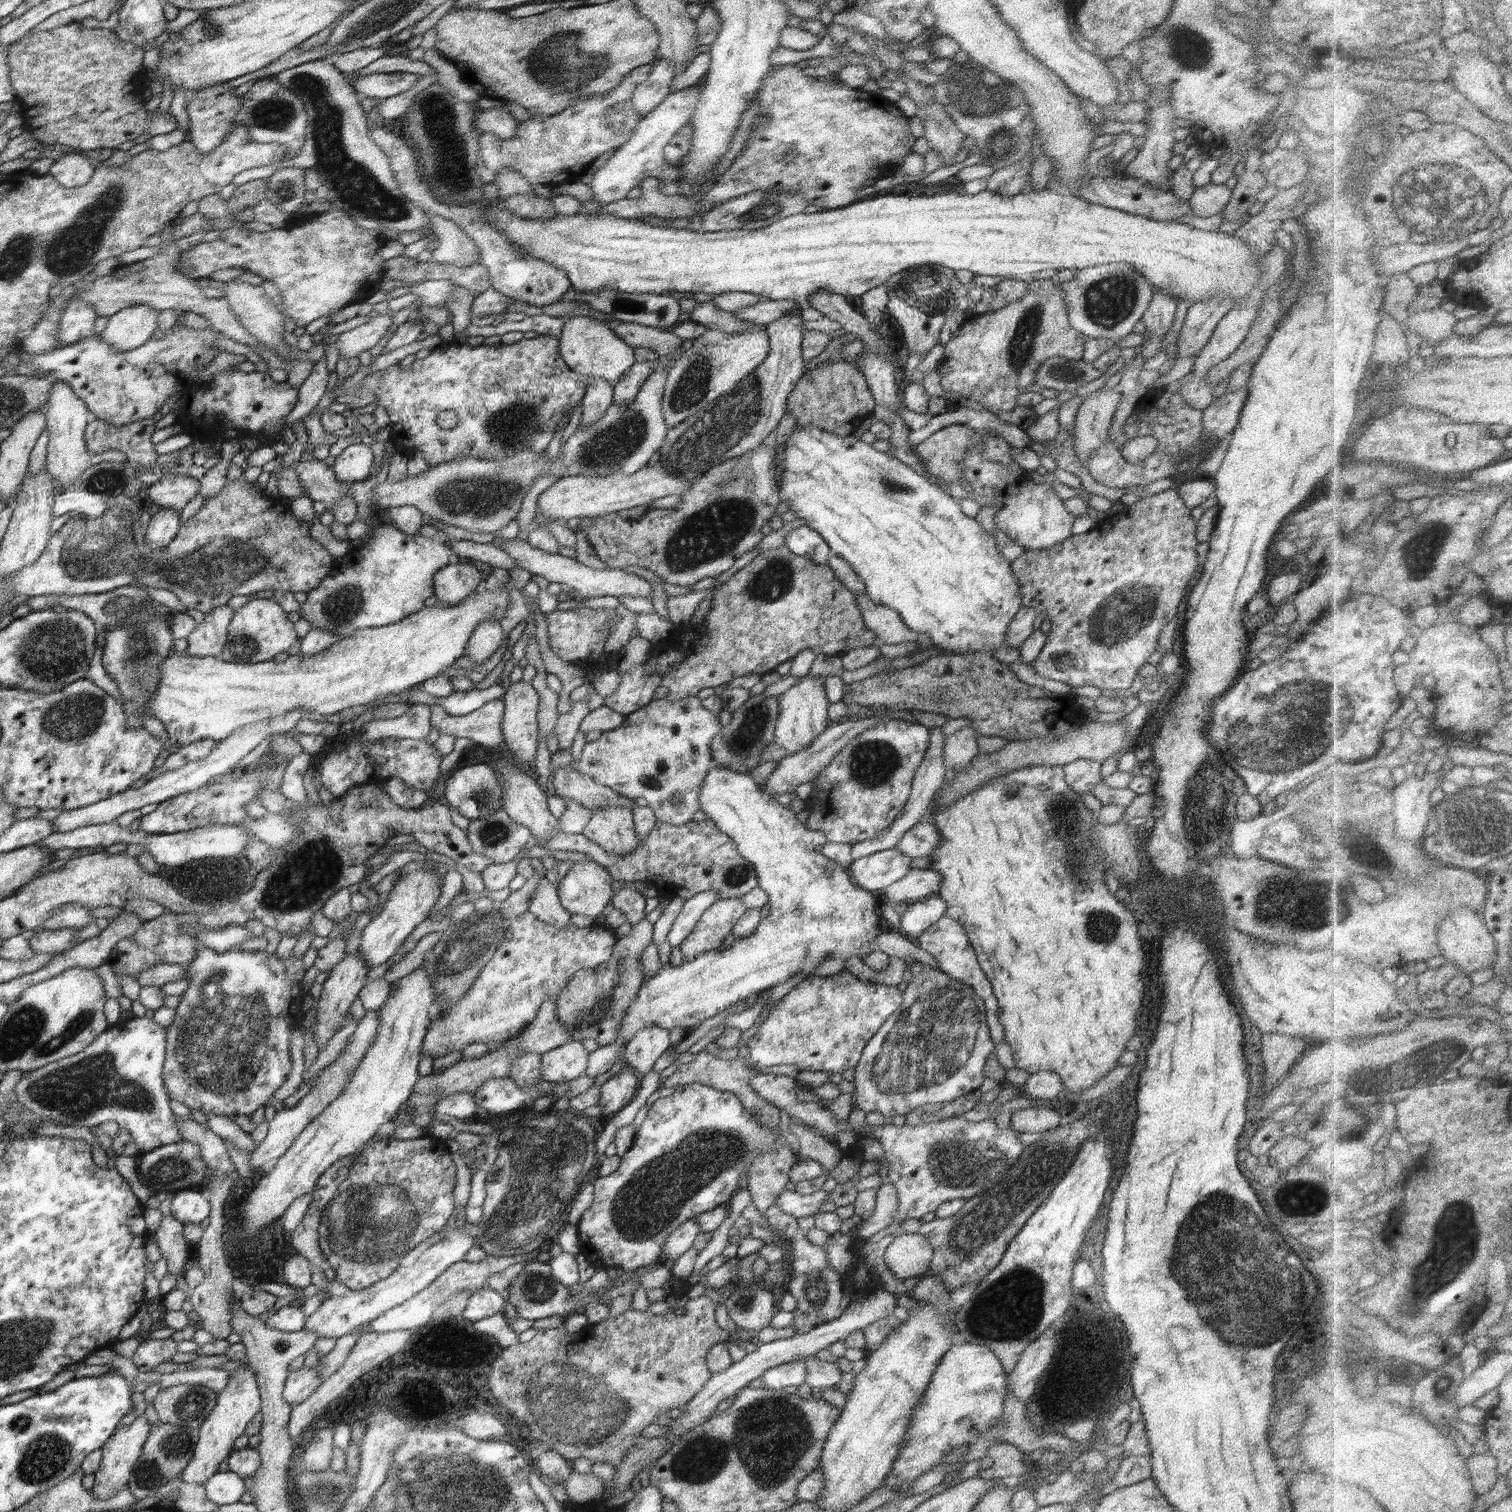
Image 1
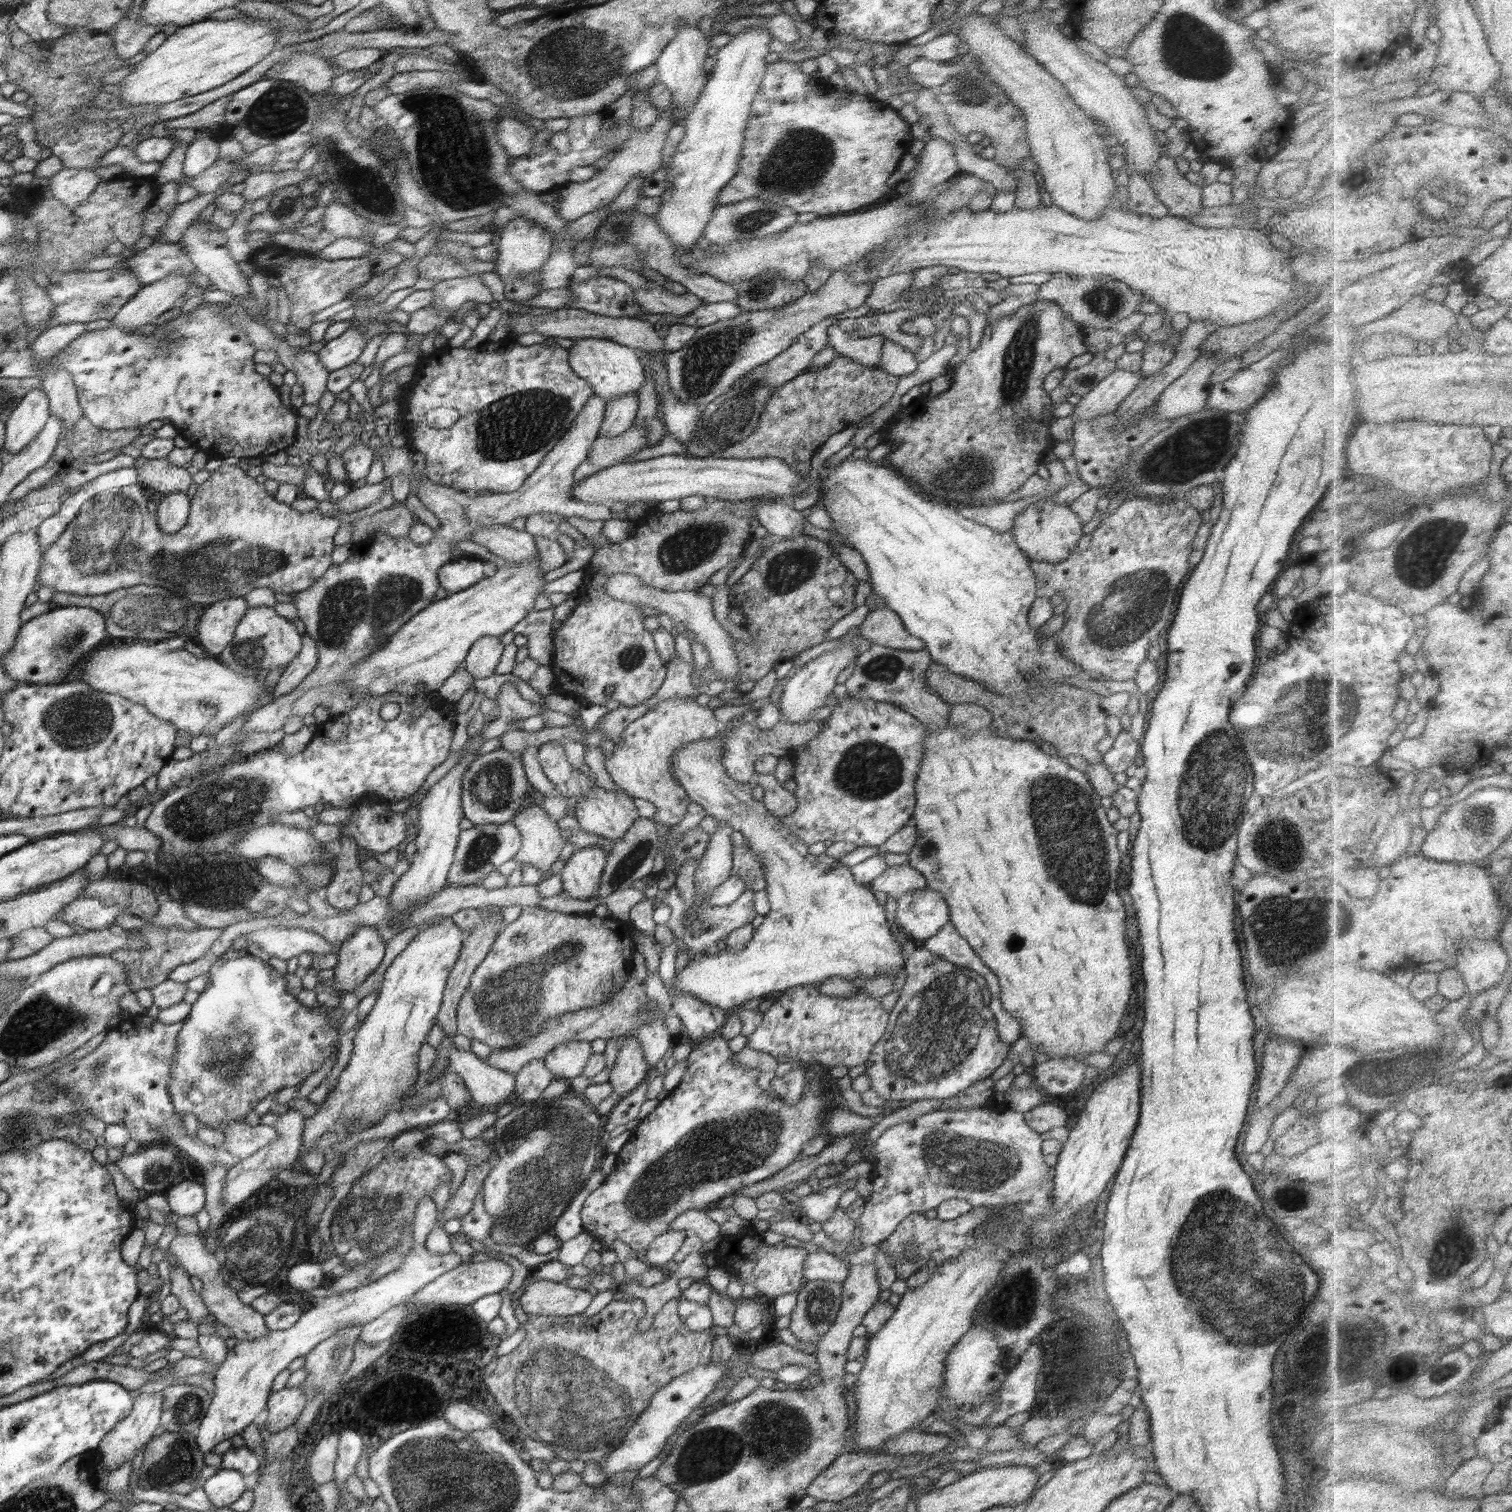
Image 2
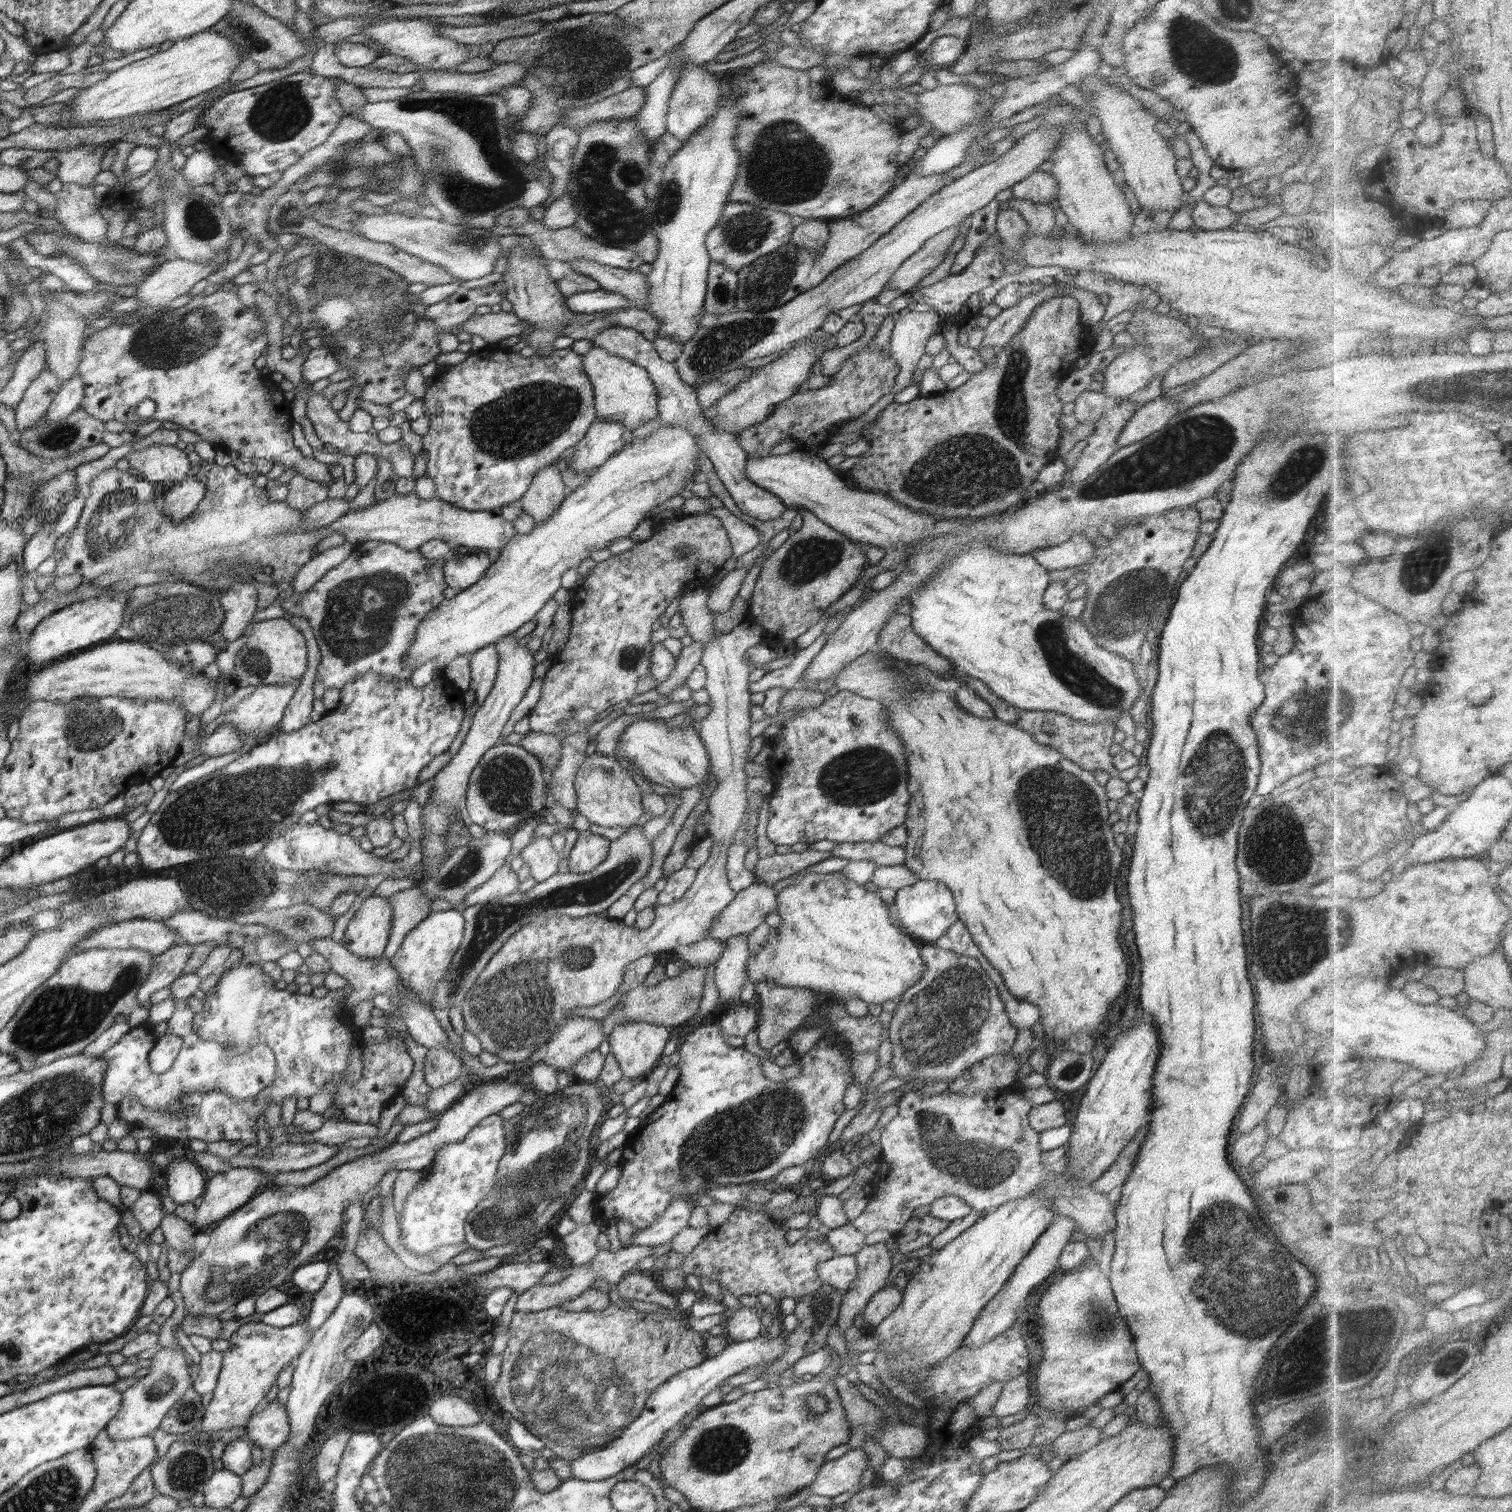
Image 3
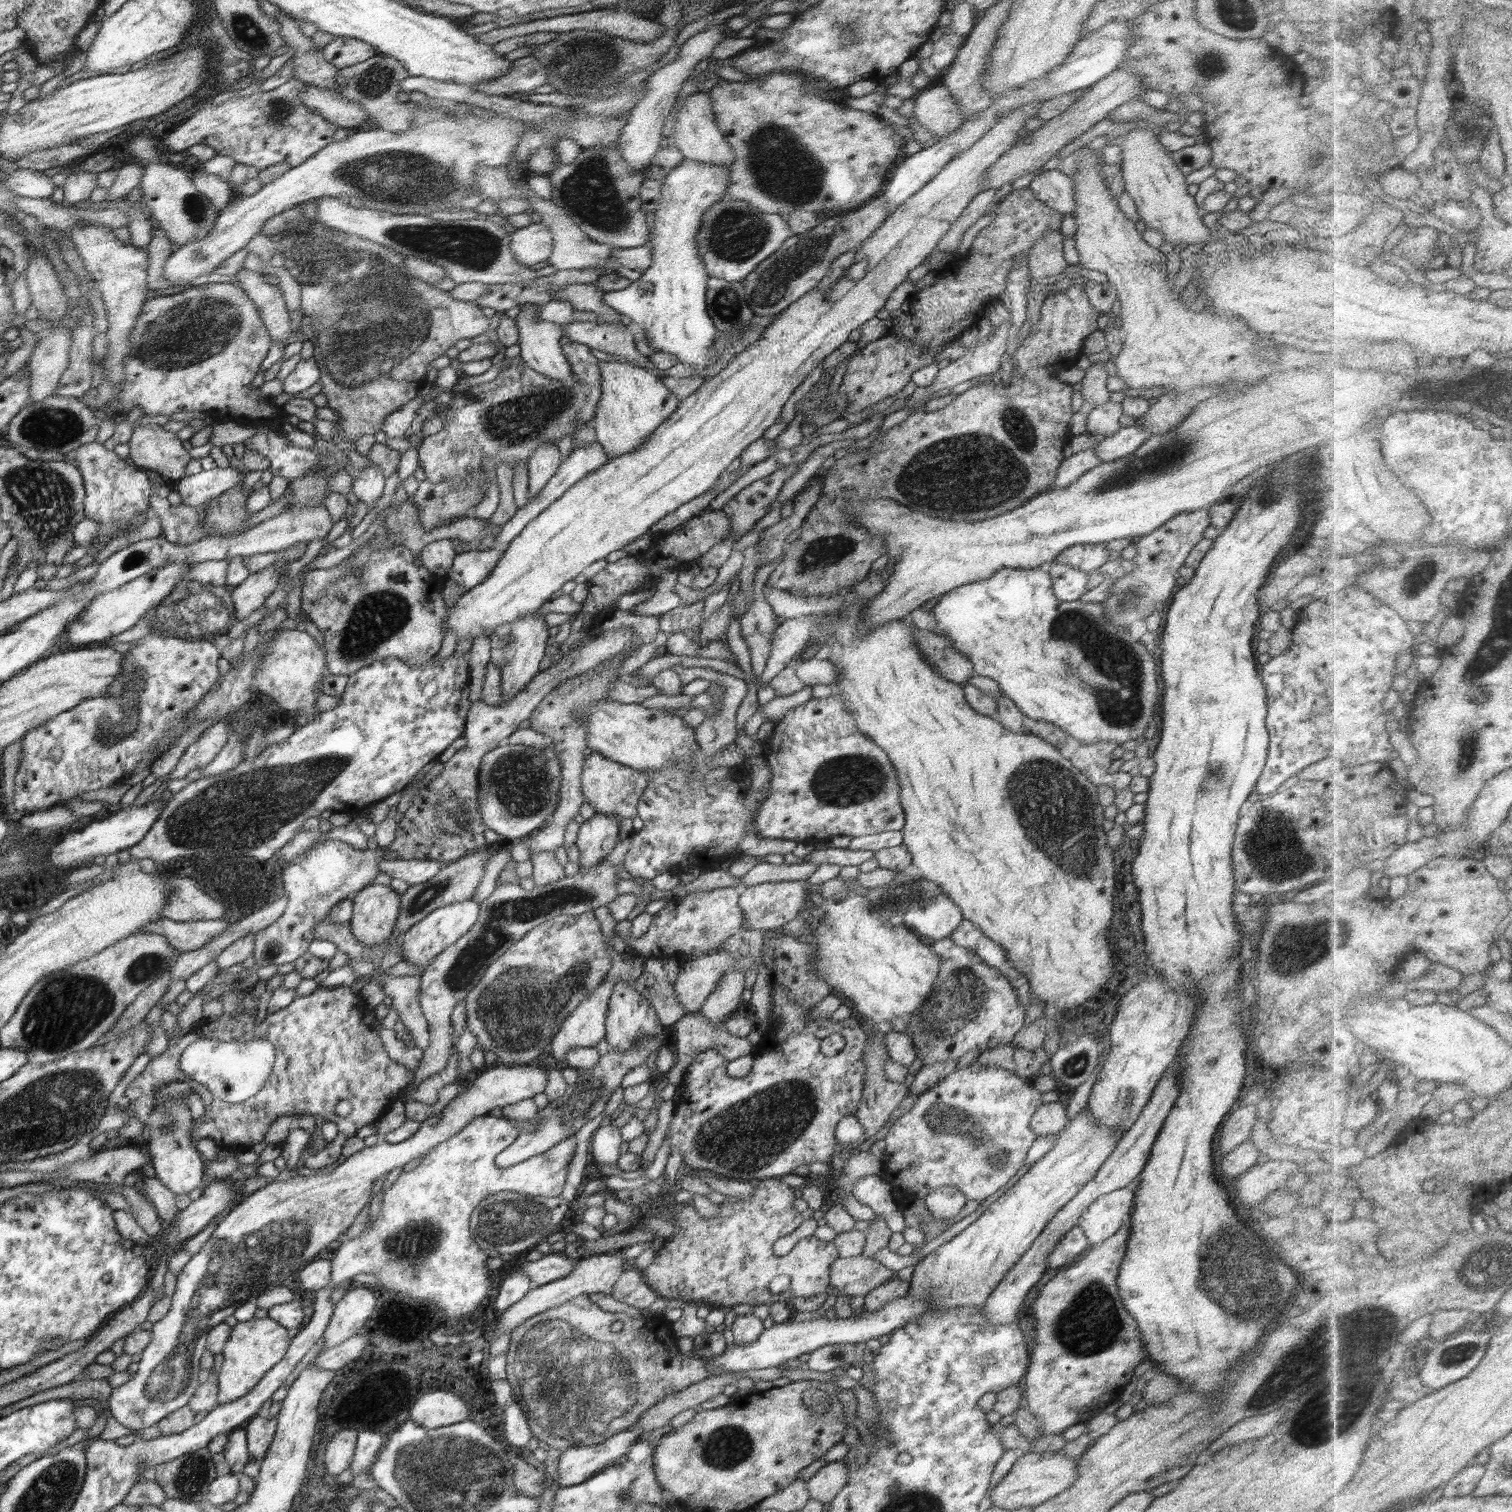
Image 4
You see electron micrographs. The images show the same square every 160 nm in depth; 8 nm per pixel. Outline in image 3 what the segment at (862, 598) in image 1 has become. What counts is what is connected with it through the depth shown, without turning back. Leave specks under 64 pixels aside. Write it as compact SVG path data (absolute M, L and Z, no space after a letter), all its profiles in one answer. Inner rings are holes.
M892 614L884 628L878 633L878 648L894 658L908 661L913 665L924 665L934 671L938 678L951 678L953 664L931 649L912 629L912 619L908 615Z

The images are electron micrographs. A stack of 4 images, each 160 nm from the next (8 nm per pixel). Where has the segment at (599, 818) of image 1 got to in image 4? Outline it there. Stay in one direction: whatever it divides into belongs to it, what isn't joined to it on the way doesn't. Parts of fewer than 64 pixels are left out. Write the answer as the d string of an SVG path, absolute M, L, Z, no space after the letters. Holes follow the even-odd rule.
M593 751L585 758L580 782L583 797L596 813L606 816L615 814L617 818L634 819L638 815L637 804L648 786L648 779L645 772L614 762L599 752Z

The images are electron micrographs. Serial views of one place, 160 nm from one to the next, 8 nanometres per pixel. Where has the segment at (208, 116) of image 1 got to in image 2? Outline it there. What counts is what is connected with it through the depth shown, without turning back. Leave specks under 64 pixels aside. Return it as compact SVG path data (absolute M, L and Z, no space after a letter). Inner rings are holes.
M200 129L196 134L196 140L189 144L186 150L183 174L189 177L196 176L218 159L218 155L219 141L212 137L212 130Z

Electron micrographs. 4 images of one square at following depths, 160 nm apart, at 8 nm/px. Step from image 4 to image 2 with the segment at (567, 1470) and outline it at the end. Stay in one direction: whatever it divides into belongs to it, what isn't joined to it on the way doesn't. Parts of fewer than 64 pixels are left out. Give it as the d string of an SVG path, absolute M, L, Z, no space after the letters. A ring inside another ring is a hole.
M711 1362L708 1366L699 1366L694 1370L689 1370L686 1374L675 1378L658 1390L651 1398L650 1404L635 1420L635 1425L631 1426L624 1435L618 1448L607 1454L602 1462L598 1462L606 1473L607 1479L616 1472L640 1470L648 1462L652 1462L660 1452L667 1450L668 1442L666 1440L668 1437L680 1432L677 1427L706 1396L713 1392L727 1368L728 1362L721 1362L720 1364Z

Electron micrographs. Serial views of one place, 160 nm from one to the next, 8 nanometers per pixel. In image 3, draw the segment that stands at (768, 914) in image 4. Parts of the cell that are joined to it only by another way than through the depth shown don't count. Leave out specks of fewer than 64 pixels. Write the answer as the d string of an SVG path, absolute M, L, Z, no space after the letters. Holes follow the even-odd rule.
M752 883L736 893L732 902L716 916L707 930L707 936L727 941L730 937L748 935L765 922L767 914L777 909L778 886Z

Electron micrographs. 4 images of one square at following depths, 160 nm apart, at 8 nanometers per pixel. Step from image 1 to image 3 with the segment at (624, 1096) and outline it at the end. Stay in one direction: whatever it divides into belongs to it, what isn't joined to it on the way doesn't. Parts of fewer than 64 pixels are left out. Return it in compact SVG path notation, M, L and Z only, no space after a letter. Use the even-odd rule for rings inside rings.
M624 1023L612 1030L606 1040L624 1079L644 1079L659 1064L665 1045L674 1030L648 1023Z

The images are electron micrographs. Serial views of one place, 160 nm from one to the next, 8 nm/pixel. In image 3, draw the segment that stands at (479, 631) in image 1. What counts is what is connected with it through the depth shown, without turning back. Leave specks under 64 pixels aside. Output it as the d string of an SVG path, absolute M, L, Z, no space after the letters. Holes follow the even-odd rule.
M488 645L470 654L468 666L471 668L470 689L475 692L476 704L482 706L496 682L499 654L494 645Z

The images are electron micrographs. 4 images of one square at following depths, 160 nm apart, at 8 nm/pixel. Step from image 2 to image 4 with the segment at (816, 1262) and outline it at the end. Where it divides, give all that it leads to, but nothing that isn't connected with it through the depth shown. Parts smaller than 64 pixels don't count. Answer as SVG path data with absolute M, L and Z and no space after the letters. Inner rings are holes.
M862 1254L848 1258L839 1256L830 1268L830 1284L836 1294L851 1297L865 1297L894 1276L894 1271L884 1267L880 1261Z

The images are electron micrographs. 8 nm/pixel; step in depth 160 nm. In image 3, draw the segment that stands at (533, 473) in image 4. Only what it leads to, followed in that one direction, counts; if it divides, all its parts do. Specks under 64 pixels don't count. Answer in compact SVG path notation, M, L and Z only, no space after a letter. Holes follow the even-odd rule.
M555 463L539 470L528 490L517 501L523 512L538 523L548 520L570 493L571 489L562 482Z

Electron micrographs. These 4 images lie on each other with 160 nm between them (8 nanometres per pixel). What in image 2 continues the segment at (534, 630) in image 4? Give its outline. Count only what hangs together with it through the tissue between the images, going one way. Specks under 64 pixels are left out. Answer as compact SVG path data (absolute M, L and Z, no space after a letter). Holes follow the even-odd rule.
M480 735L469 737L468 749L464 757L458 761L449 773L429 788L428 794L420 802L418 807L419 828L418 835L415 838L417 851L410 856L412 862L409 864L409 870L405 872L394 884L392 893L389 895L389 906L393 913L393 918L400 918L402 912L408 912L408 908L416 900L431 898L433 894L441 892L446 887L446 878L449 878L448 872L452 868L452 862L455 862L454 850L458 840L460 830L460 820L462 820L462 777L468 768L468 765L474 762L474 753L482 746Z

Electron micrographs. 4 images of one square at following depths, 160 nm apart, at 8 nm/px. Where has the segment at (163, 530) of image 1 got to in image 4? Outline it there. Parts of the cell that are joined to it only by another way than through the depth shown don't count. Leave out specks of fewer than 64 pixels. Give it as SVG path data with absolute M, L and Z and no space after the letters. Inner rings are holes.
M236 463L227 468L202 469L201 472L179 479L176 492L180 494L183 504L199 509L234 485L244 482L246 472Z

